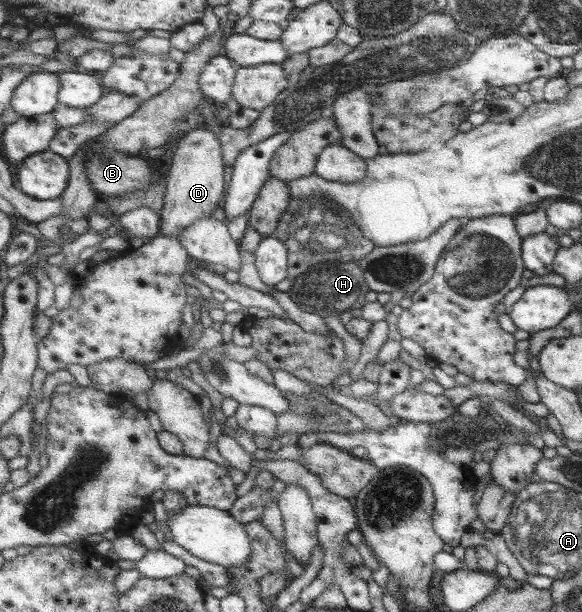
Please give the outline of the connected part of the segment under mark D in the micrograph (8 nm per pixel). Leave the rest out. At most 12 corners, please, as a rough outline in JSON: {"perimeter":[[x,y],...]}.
{"perimeter":[[199,127],[178,141],[160,234],[178,239],[226,195],[222,147]]}

